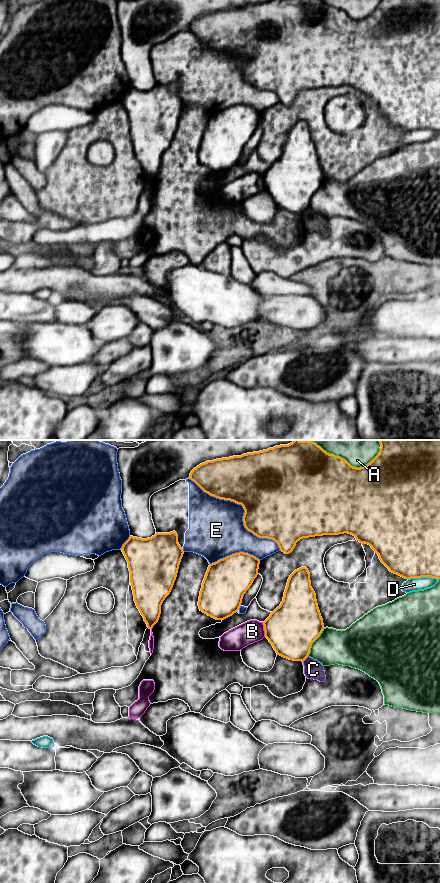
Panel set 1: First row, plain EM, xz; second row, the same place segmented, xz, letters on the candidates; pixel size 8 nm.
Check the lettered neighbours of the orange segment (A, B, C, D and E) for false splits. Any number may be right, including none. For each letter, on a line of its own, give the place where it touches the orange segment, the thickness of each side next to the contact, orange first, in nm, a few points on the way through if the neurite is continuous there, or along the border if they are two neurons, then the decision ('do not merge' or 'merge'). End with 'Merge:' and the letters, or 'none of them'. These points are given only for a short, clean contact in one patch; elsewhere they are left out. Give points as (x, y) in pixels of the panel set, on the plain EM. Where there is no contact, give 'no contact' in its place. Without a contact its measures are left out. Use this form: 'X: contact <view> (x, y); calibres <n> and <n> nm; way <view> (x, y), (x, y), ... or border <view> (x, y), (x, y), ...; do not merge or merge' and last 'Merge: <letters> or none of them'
A: contact xz (350, 17); calibres 500 and 160 nm; do not merge
B: contact xz (264, 181); calibres 400 and 180 nm; do not merge
C: contact xz (305, 210); calibres 380 and 150 nm; border xz (308, 208), (302, 213); do not merge
D: contact xz (423, 128); calibres 480 and 110 nm; do not merge
E: contact xz (244, 61); calibres 500 and 420 nm; do not merge
Merge: none of them

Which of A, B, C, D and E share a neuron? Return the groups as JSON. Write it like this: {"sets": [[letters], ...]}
{"sets": [["A", "C", "E"], ["B"], ["D"]]}

